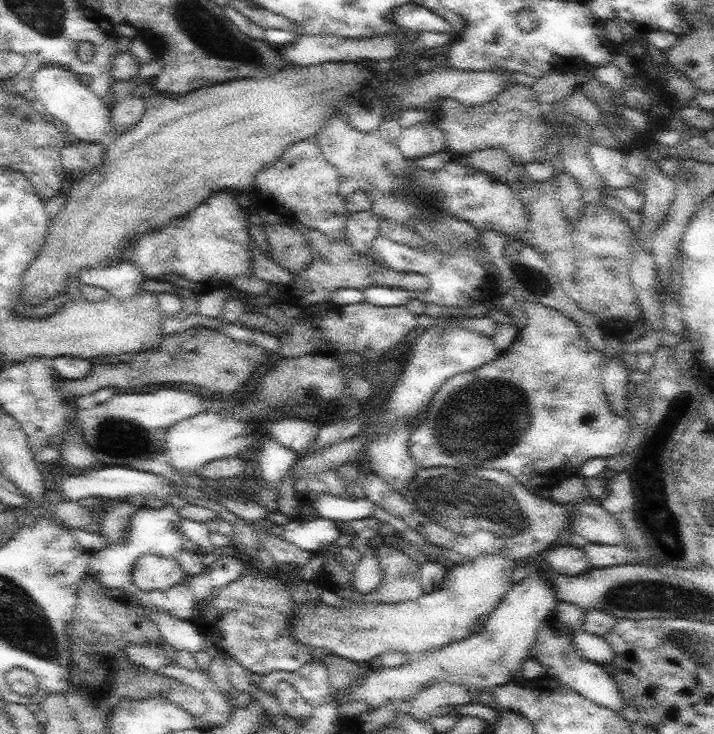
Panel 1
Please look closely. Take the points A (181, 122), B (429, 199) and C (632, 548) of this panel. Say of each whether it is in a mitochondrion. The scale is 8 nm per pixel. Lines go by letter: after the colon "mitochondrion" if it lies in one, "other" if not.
A: other
B: mitochondrion
C: other

